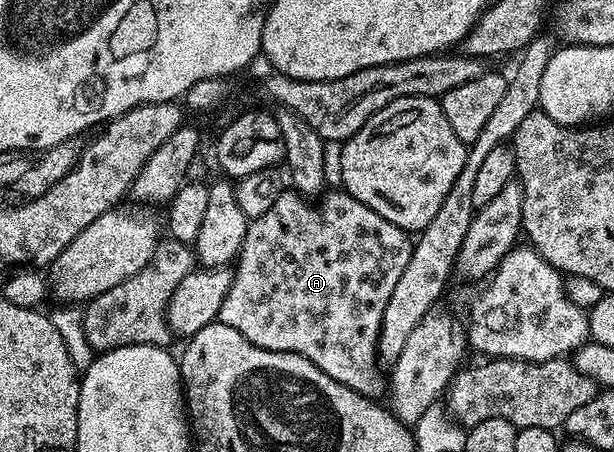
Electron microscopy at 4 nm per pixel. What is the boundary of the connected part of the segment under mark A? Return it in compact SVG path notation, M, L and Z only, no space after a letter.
M296 190L289 191L281 191L266 214L249 219L232 285L220 307L219 323L234 326L254 346L298 354L330 374L334 382L342 382L364 396L380 398L386 392L386 376L380 373L376 355L382 314L402 270L406 270L406 262L410 262L413 237L394 222L386 222L382 214L374 214L370 206L358 202L349 192L325 191L318 200L320 208L315 208L311 199Z

